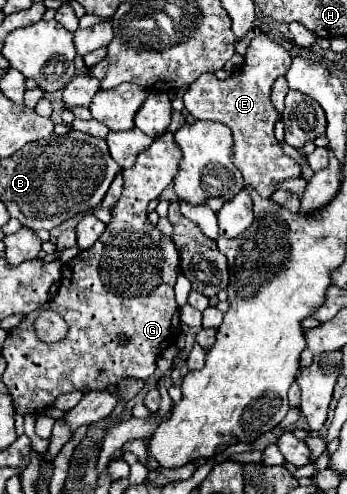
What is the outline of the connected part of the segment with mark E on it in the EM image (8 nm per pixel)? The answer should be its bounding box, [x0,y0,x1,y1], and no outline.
[183,35,301,199]

